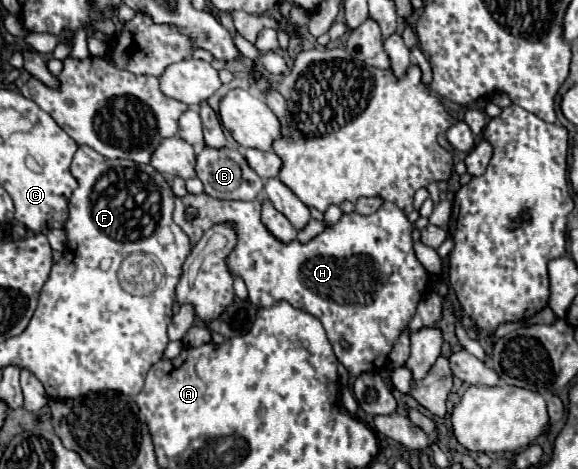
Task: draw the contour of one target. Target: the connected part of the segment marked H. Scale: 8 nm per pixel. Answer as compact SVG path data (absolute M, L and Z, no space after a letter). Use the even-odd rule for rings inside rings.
M186 194L184 198L176 198L174 222L188 234L192 244L196 244L198 238L202 238L204 230L208 230L214 224L226 224L226 222L234 224L238 244L234 252L228 256L228 268L234 276L240 276L246 282L250 302L254 302L254 306L258 308L270 308L276 302L284 300L290 306L316 316L326 330L326 336L334 348L338 362L350 372L352 378L356 378L362 372L378 372L382 370L382 366L388 364L388 354L394 342L398 340L400 332L406 328L410 318L414 316L418 302L428 294L426 286L430 274L418 262L412 248L414 226L410 224L406 214L392 202L384 202L374 214L368 216L362 216L358 212L344 214L336 224L326 226L324 232L320 232L308 244L278 242L266 230L266 226L262 226L260 200L242 202L242 200L218 200L218 198L210 198L208 194L198 194L198 196ZM186 208L196 208L196 216L192 220L186 218ZM342 340L350 342L350 350L342 348L340 344Z

